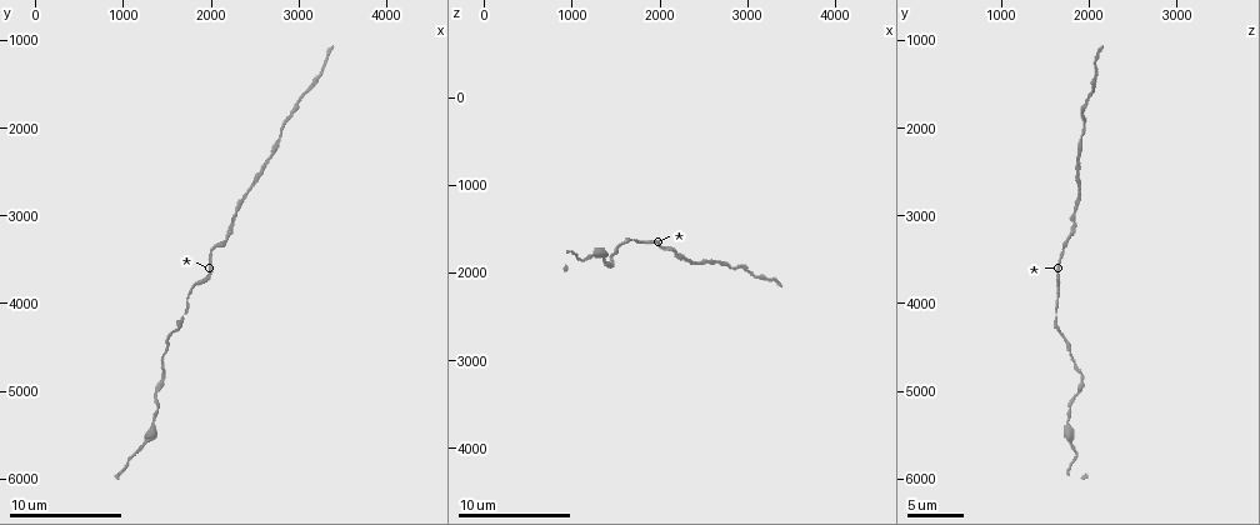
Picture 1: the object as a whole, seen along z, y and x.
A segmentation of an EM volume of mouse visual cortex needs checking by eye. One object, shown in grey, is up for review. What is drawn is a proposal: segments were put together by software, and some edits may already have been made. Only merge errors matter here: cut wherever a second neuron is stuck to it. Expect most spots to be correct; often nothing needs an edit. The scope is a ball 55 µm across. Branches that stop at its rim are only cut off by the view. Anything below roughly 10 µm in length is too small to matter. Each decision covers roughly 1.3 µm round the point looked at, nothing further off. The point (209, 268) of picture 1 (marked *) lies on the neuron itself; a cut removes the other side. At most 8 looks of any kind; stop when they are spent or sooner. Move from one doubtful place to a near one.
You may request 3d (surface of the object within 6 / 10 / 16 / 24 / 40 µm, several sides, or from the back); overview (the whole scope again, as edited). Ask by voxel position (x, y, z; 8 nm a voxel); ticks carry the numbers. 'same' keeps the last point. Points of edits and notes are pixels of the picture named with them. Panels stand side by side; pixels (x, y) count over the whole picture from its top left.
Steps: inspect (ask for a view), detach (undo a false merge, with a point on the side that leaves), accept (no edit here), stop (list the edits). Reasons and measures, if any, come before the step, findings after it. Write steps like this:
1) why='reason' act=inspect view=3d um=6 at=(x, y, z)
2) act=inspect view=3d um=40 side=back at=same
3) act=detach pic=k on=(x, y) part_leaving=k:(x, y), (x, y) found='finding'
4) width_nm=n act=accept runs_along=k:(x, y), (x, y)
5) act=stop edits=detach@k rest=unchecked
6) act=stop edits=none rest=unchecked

act=inspect view=3d um=10 at=(1800, 3800, 1650)

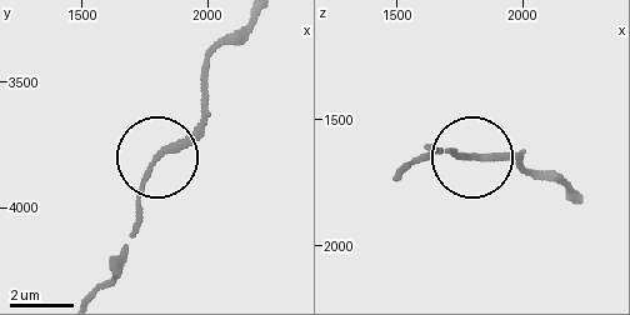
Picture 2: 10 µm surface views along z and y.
act=accept runs_along=2:(200, 108), (193, 129), (158, 161), (123, 248) found='continuous, no second neuron'

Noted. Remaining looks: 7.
why='calibre changes' act=inspect view=3d um=10 at=(1350, 5350, 1800)

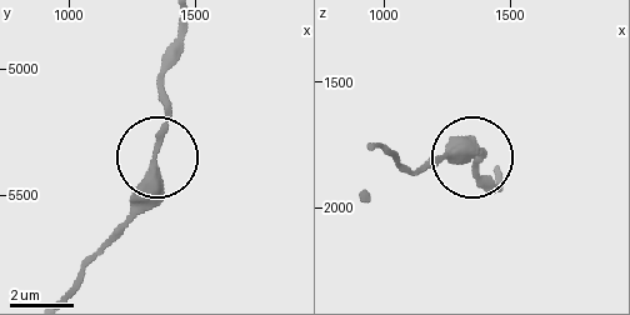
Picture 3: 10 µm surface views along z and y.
width_nm=320 act=accept found='continuous, no second neuron'

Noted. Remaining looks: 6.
why='thin neck' act=inspect view=3d um=6 at=(1550, 4350, 1700)

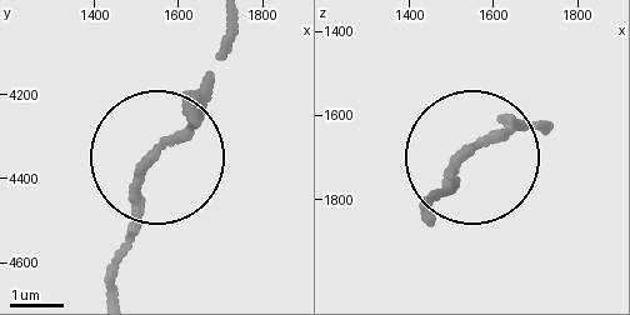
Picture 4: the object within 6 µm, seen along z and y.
why='other side' act=inspect view=3d um=6 side=back at=(1535, 4355, 1685)

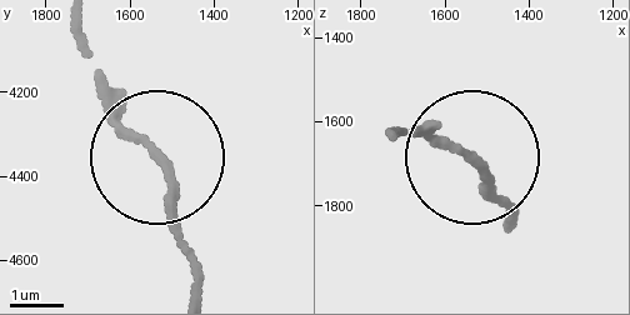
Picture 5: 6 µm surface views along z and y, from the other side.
width_nm=150 act=accept found='all the same neuron'

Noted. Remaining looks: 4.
why='a narrow waist' act=inspect view=3d um=10 at=(2600, 2400, 1900)

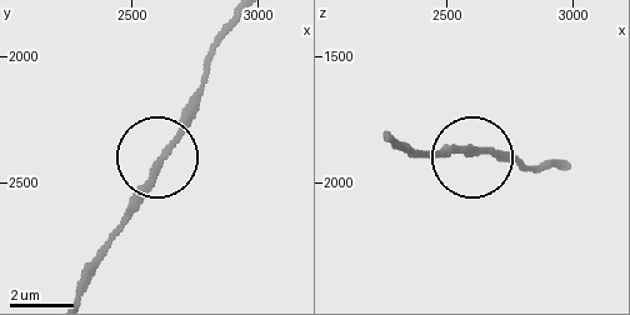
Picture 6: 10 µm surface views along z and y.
act=accept runs_along=6:(79, 289), (83, 273), (205, 81) found='continuous, no second neuron'

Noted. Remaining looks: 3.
act=stop edits=none rest=unchecked

